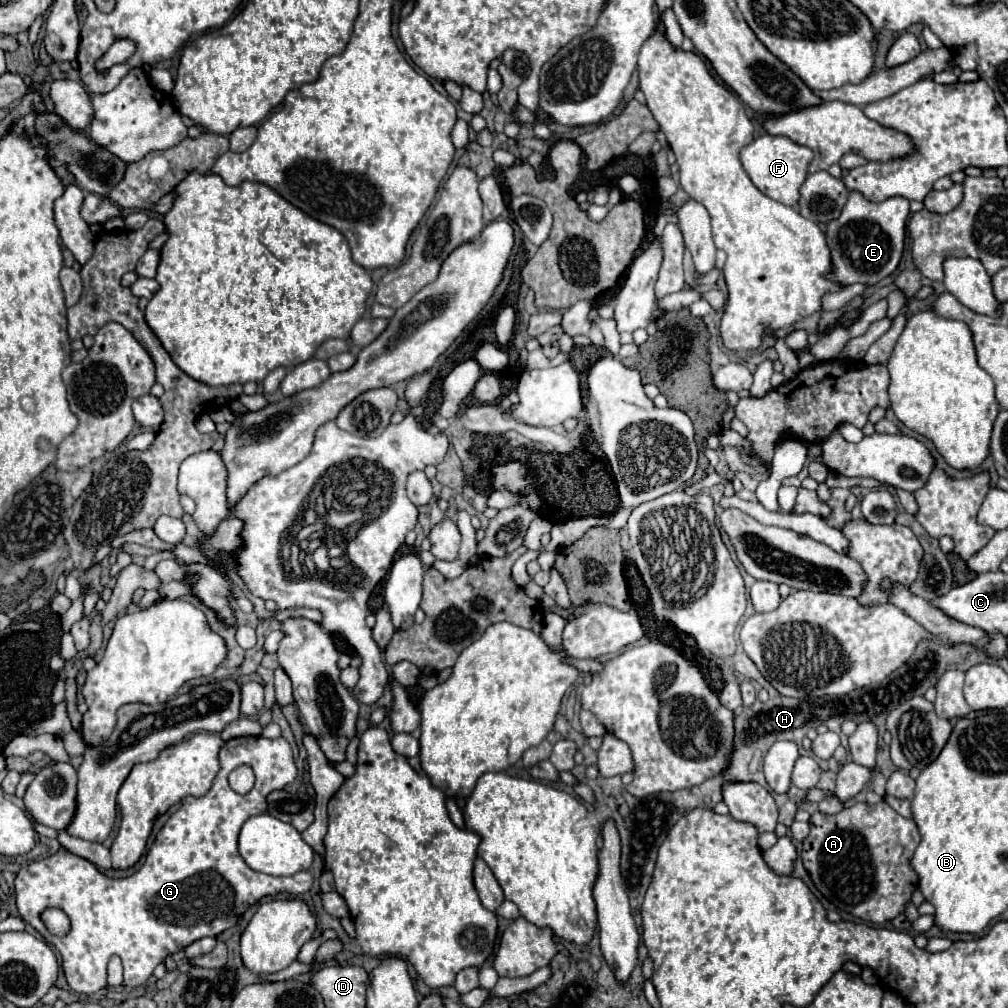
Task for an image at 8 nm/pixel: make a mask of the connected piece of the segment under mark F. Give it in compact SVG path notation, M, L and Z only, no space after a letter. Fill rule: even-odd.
M763 134L755 138L749 146L741 150L741 164L749 174L751 182L769 198L793 206L799 200L799 188L807 178L807 166L813 160L813 152L807 146L799 146L785 136L771 136Z

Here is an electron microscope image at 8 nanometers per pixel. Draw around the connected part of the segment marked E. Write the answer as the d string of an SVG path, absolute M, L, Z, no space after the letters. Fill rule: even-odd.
M851 192L841 216L833 220L825 232L833 256L833 274L827 278L849 286L855 282L875 284L891 276L903 254L909 214L909 202L901 196L893 196L883 202L869 202L861 192Z

